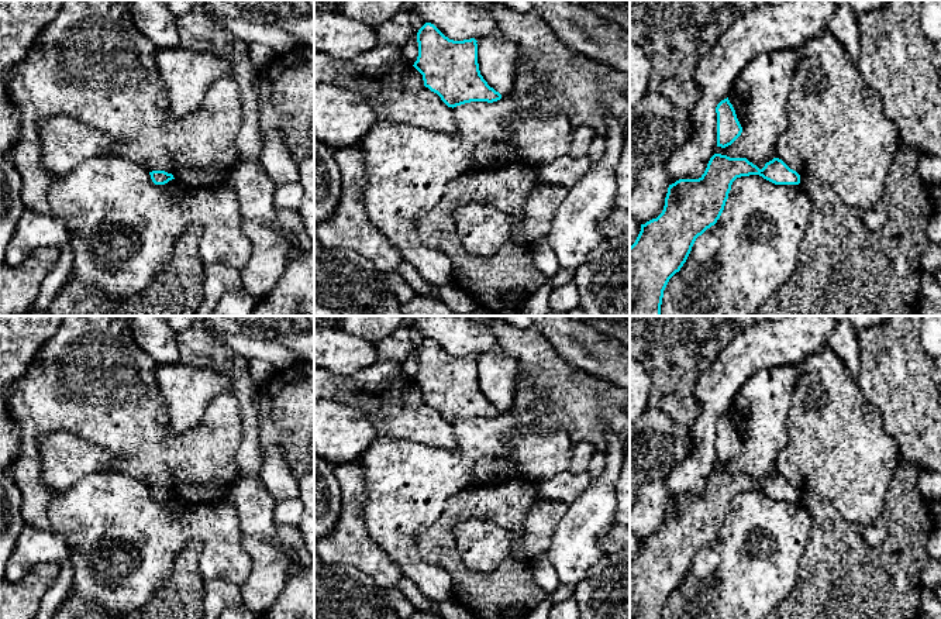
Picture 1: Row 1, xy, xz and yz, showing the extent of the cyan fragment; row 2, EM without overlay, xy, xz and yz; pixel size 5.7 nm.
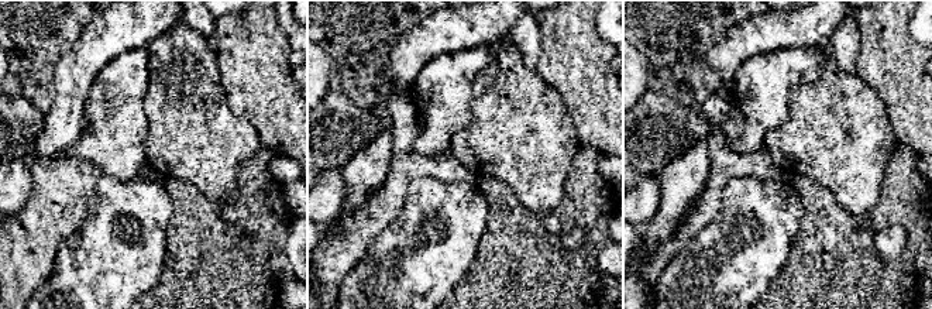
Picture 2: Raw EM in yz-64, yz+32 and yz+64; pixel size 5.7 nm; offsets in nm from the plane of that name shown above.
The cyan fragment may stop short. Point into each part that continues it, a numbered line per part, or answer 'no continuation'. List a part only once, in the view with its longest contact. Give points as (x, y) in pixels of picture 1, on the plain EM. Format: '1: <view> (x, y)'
no continuation

